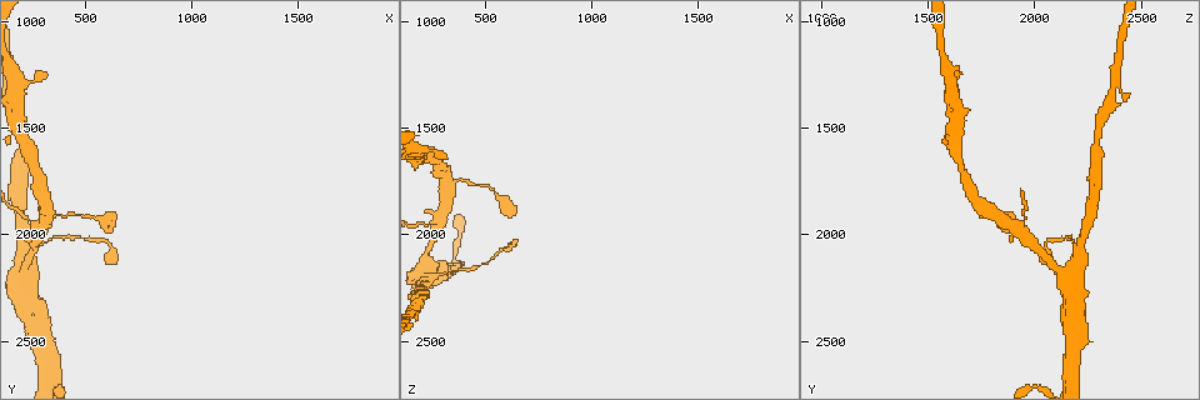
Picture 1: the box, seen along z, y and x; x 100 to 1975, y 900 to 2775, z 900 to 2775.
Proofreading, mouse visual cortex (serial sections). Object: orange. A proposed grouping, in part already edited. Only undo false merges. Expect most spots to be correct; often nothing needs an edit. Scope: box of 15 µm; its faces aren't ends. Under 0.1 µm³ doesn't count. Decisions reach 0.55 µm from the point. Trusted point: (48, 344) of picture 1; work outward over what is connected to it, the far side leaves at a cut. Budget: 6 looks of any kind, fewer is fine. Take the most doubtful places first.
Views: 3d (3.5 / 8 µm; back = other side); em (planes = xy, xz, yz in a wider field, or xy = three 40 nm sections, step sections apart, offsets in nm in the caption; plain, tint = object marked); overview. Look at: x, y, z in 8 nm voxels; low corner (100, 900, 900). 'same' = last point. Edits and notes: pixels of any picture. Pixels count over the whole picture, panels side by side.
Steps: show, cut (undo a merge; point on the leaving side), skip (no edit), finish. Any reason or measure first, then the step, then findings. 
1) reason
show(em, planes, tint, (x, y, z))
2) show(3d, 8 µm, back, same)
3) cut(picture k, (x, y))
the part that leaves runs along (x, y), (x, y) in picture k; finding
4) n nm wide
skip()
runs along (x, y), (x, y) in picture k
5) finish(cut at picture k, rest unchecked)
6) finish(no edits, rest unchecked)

calibre changes
show(3d, 8 µm, (320, 2020, 2190))

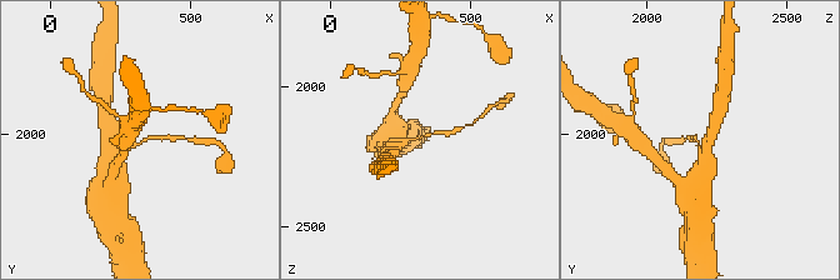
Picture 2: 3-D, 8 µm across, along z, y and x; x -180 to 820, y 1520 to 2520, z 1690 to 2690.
show(3d, 3.5 µm, (330, 2030, 2190))

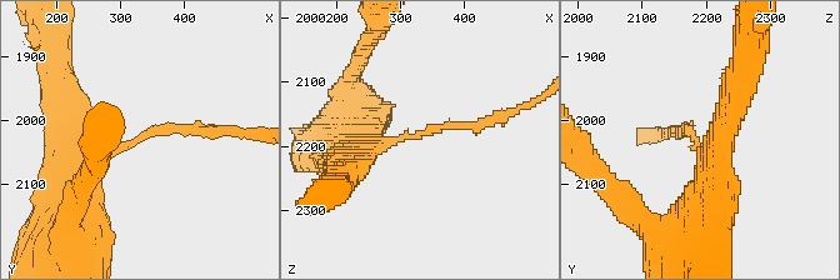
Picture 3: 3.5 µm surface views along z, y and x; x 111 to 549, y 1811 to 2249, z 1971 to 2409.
arms of 150, 400 nm; shape alone is not enough
show(em, xy, step 5, tint, (330, 2030, 2180))

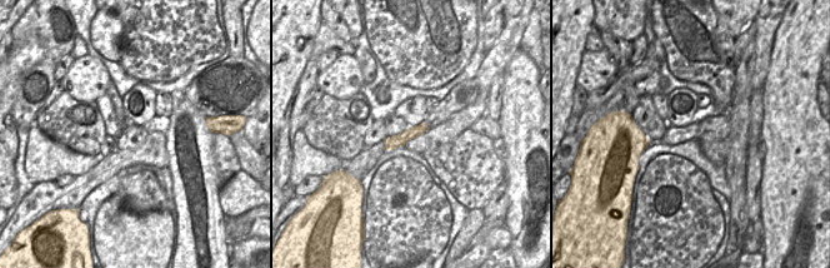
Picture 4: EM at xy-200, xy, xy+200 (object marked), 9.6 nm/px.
skip()
runs along (71, 175), (155, 129), (216, 129) in picture 3; one cell here

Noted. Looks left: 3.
three-way junction
show(3d, 3.5 µm, (270, 2000, 1960))

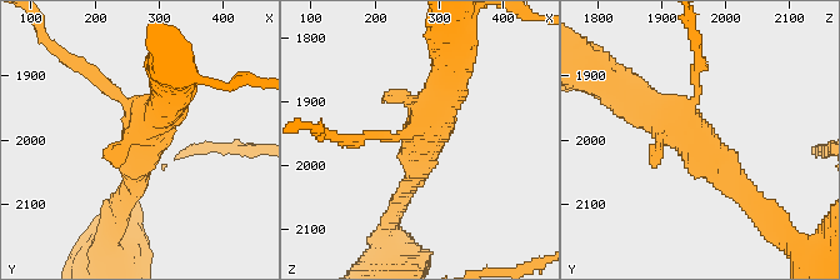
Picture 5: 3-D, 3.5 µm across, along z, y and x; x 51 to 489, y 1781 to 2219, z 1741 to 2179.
show(em, xy, step 1, plain, (275, 2000, 1950))

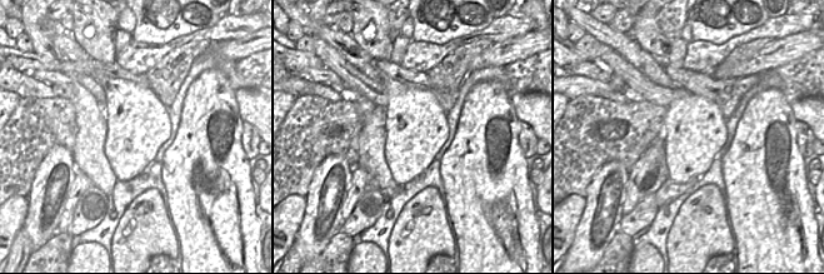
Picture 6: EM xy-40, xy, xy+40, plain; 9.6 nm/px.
show(em, xy, step 1, tint, same)

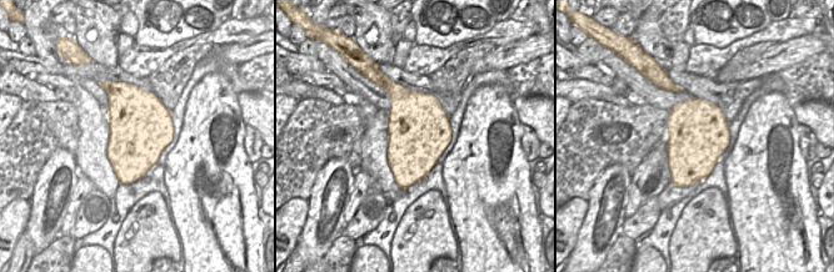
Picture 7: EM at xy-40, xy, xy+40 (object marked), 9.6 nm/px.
skip()
runs along (736, 186), (673, 118), (615, 86) in picture 5; continuous, no second cell

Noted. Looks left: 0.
finish(no edits, rest unchecked)

